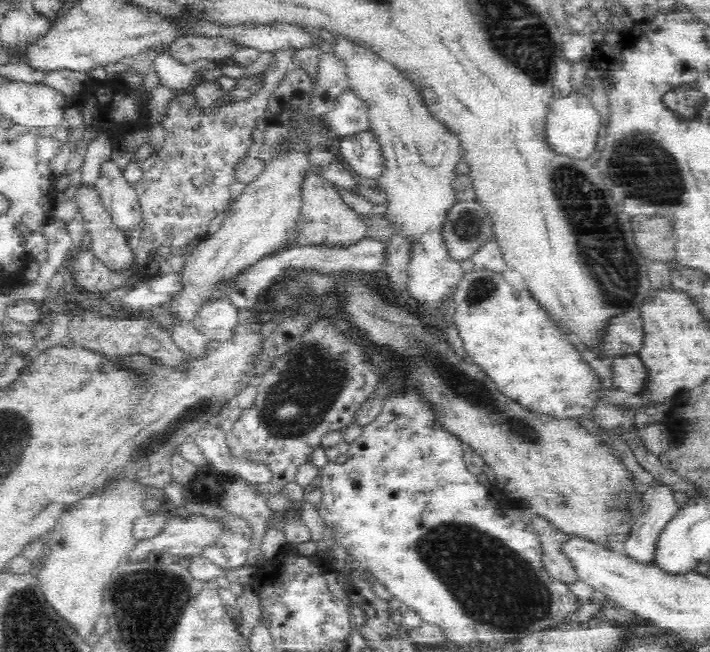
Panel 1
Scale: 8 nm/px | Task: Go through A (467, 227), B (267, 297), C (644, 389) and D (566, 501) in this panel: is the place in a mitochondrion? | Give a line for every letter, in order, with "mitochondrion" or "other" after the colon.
A: mitochondrion
B: other
C: other
D: mitochondrion

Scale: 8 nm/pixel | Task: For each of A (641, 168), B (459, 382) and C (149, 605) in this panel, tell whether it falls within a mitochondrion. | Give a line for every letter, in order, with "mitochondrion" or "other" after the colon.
A: mitochondrion
B: mitochondrion
C: mitochondrion

